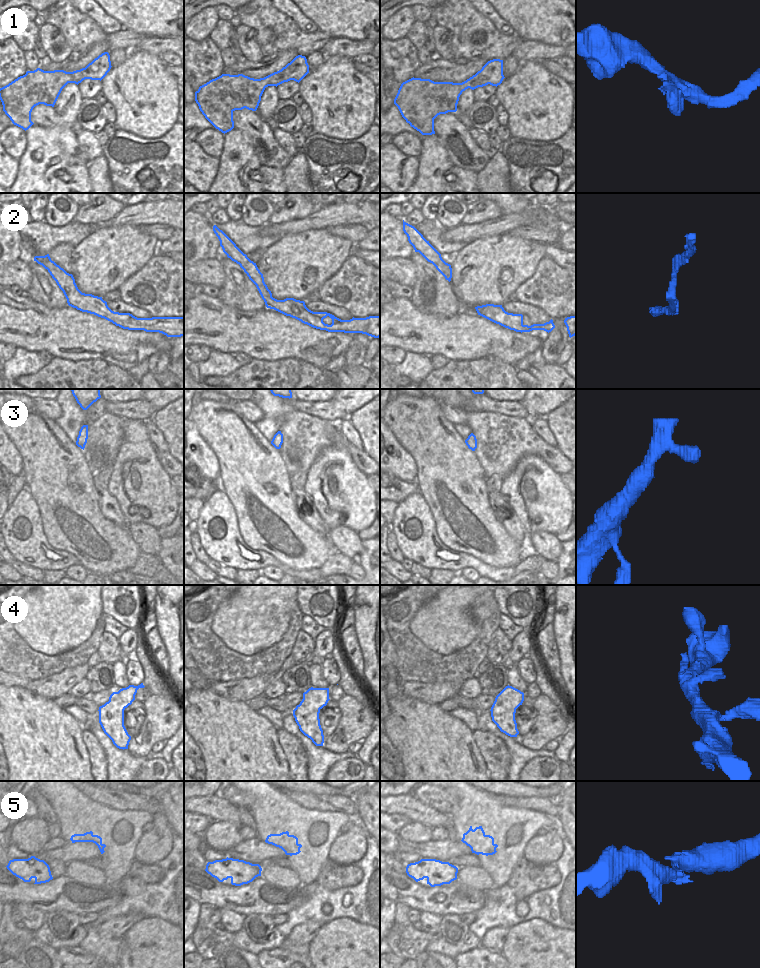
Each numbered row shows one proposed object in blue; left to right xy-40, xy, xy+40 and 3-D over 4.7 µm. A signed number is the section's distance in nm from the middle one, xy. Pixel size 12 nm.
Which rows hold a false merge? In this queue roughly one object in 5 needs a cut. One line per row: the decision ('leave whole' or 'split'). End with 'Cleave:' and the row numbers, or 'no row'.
1: leave whole
2: leave whole
3: leave whole
4: leave whole
5: leave whole
Cleave: no row

